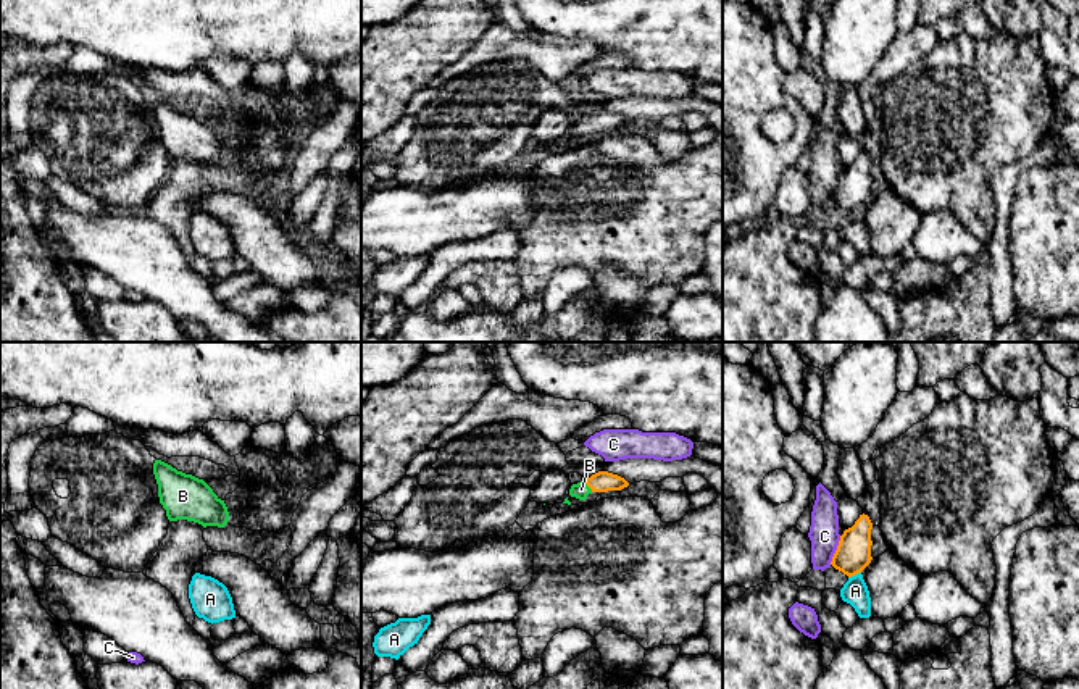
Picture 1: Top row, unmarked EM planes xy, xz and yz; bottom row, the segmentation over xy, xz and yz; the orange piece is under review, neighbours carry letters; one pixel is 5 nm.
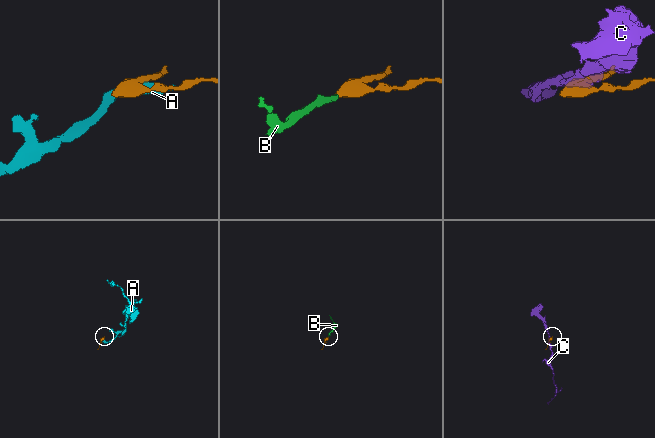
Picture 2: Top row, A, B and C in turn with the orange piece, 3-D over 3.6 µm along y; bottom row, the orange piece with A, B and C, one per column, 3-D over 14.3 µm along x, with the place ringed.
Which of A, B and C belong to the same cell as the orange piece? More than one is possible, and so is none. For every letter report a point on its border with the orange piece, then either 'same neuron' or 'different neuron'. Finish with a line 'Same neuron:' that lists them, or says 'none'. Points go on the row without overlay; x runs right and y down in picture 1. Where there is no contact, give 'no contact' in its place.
A: contact yz (854, 213); different neuron
B: contact xz (587, 123); same neuron
C: contact yz (836, 189); different neuron
Same neuron: B

